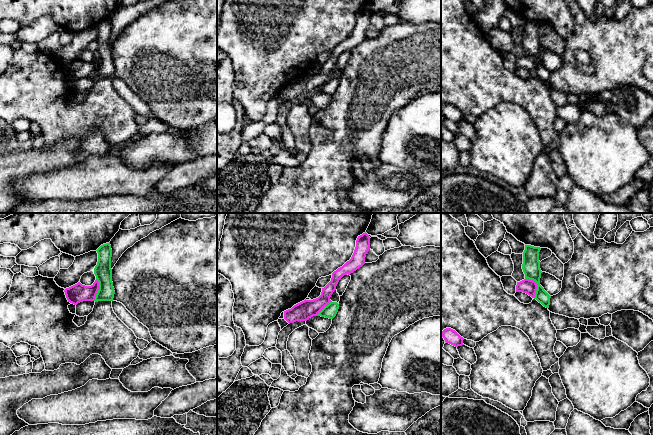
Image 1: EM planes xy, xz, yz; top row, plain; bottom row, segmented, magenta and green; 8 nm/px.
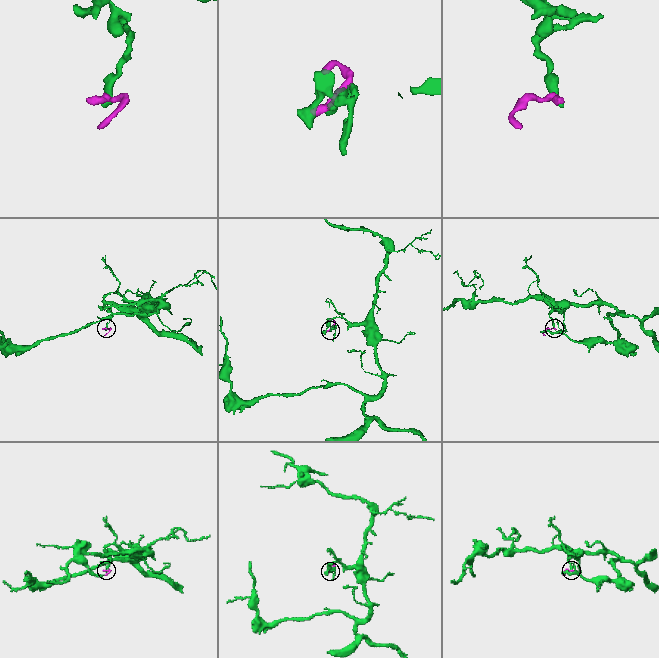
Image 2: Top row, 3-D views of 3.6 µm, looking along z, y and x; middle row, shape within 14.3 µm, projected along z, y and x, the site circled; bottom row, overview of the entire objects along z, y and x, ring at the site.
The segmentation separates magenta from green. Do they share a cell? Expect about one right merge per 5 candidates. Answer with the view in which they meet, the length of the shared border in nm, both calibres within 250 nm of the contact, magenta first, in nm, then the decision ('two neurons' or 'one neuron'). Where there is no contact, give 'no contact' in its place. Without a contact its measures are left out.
contact in yz; length 180 nm; calibres 120 and 140 nm; two neurons

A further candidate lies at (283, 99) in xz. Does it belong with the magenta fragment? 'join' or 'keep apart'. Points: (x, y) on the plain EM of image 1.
join

